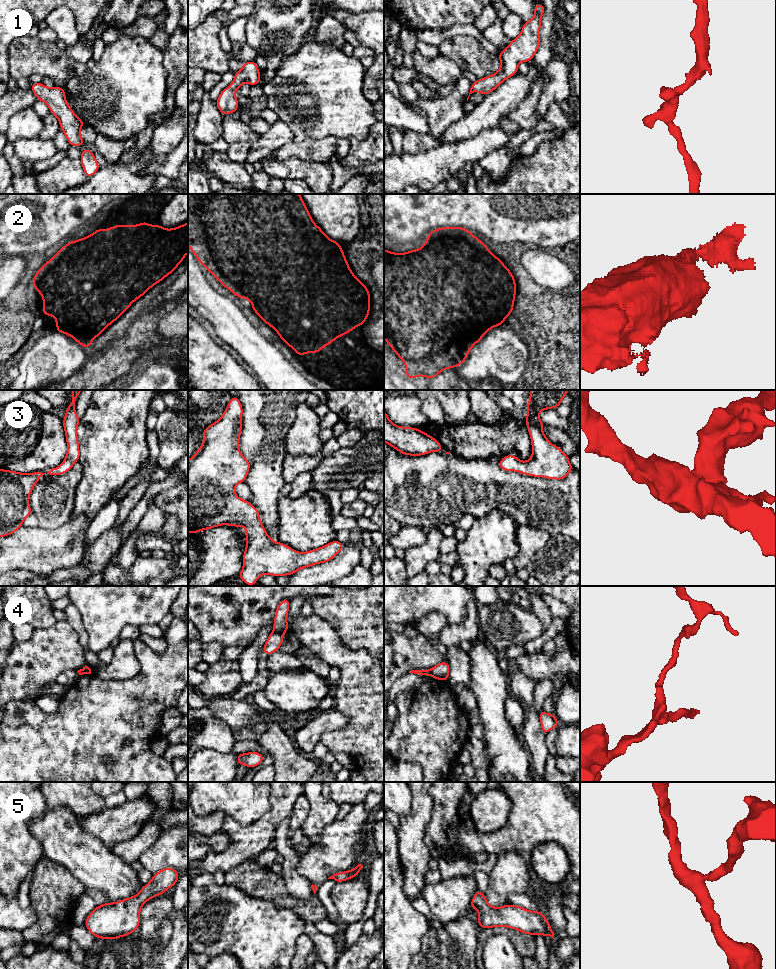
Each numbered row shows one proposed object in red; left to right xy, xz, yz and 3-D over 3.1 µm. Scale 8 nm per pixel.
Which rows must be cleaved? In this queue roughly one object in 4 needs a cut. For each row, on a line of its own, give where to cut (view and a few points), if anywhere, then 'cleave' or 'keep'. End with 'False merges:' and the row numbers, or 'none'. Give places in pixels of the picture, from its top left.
1: cut none; keep
2: cut none; keep
3: cut none; keep
4: cut xz (274, 630), (282, 634); cleave
5: cut none; keep
False merges: 4

